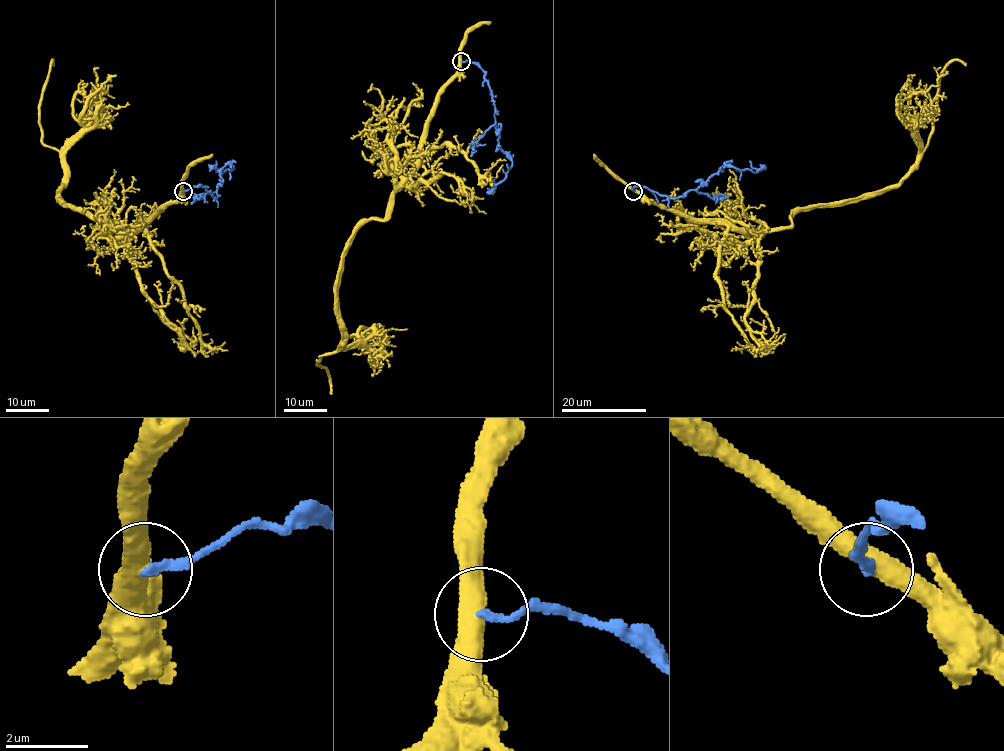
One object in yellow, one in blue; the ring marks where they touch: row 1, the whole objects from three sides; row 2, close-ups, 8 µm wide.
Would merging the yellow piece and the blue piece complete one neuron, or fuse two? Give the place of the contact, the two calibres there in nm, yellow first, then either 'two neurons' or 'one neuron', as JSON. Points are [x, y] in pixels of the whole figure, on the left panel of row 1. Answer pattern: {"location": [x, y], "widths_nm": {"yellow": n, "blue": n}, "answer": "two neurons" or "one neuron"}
{"location": [183, 191], "widths_nm": {"yellow": 480, "blue": 170}, "answer": "two neurons"}

